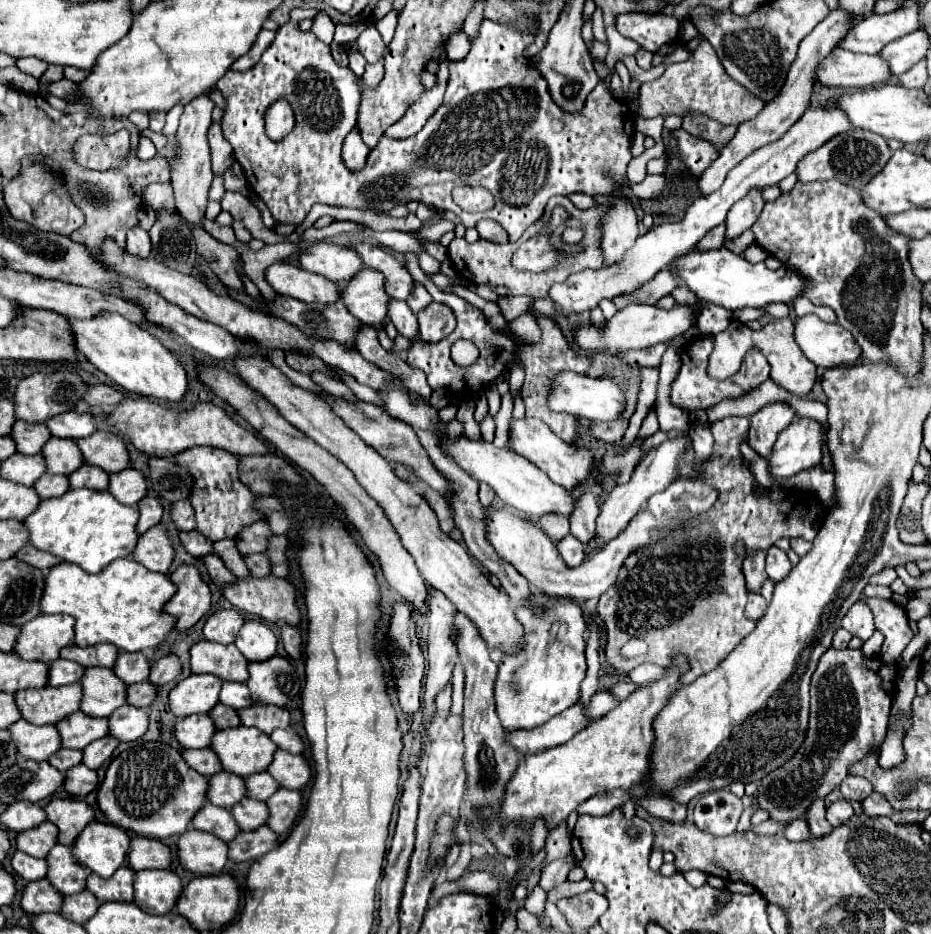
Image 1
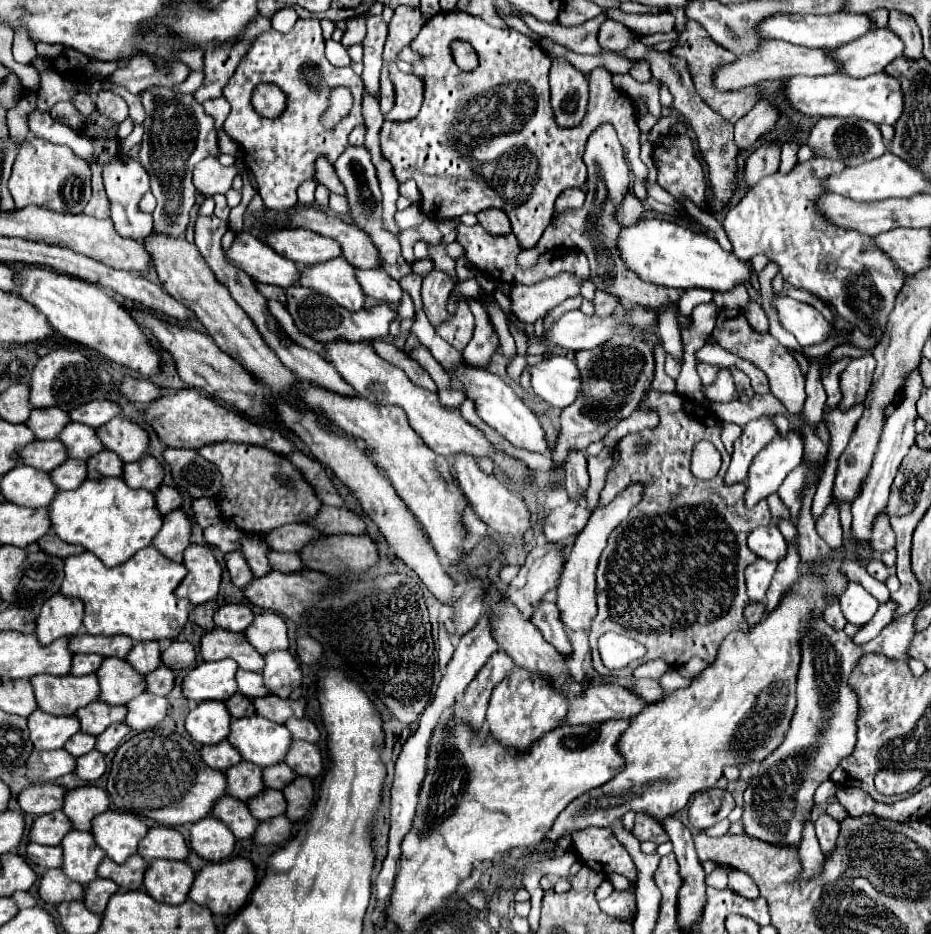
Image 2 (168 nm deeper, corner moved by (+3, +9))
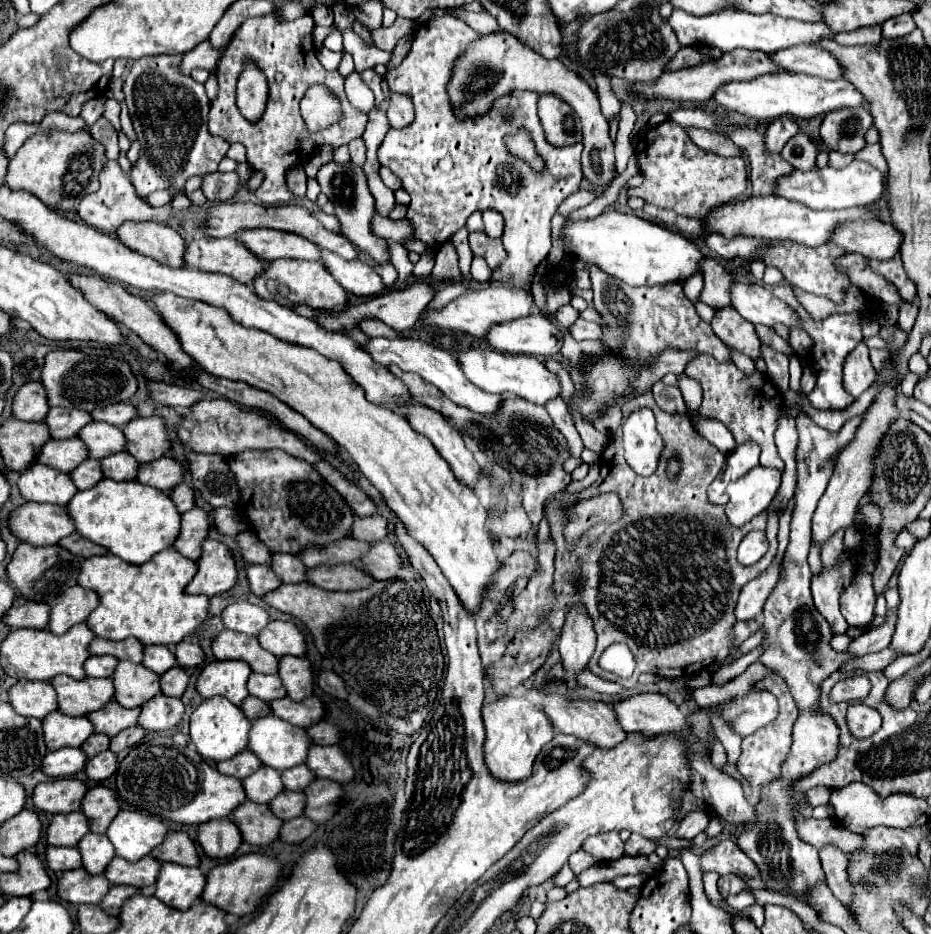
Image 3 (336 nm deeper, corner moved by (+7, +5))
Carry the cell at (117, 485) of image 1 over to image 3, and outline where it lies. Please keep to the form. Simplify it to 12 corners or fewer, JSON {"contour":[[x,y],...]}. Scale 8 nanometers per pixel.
{"contour":[[161,456],[137,470],[137,482],[161,492],[175,488],[183,466]]}

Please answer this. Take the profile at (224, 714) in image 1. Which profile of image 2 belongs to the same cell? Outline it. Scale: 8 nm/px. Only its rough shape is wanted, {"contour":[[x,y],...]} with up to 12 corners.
{"contour":[[235,694],[225,704],[233,718],[255,714],[253,702]]}

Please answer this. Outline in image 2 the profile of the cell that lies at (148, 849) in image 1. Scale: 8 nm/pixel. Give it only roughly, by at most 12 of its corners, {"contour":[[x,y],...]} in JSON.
{"contour":[[157,826],[139,844],[145,860],[187,860],[175,828]]}

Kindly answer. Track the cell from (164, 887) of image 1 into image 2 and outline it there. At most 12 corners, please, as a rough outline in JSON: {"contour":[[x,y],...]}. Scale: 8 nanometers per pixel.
{"contour":[[153,860],[145,890],[157,902],[181,904],[195,872],[187,862]]}

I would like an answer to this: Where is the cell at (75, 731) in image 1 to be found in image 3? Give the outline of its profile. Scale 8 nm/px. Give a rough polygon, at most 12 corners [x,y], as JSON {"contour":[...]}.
{"contour":[[111,700],[91,712],[95,732],[115,736],[135,726],[139,708]]}

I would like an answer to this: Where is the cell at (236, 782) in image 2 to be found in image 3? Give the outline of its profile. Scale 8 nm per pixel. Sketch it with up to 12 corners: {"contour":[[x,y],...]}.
{"contour":[[261,766],[243,778],[247,800],[259,804],[283,790],[281,774]]}

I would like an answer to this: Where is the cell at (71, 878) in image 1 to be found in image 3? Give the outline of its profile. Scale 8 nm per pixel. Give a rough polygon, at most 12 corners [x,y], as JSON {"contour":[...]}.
{"contour":[[89,832],[77,844],[83,870],[103,874],[115,856],[107,836]]}

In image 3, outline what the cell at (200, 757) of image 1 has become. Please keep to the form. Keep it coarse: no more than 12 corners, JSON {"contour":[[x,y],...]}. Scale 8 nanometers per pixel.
{"contour":[[249,750],[229,760],[221,760],[215,768],[227,776],[245,778],[261,766]]}

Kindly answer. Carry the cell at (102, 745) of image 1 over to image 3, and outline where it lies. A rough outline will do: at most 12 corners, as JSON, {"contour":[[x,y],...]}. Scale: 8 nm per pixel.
{"contour":[[141,726],[121,730],[111,738],[109,750],[121,752],[145,736]]}

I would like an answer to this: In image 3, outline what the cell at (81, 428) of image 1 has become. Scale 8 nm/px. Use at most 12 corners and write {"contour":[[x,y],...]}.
{"contour":[[131,402],[93,410],[93,420],[123,428],[137,416]]}

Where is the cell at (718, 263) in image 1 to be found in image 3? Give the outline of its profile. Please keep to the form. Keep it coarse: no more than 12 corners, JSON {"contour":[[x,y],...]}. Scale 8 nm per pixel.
{"contour":[[607,208],[567,222],[569,254],[629,286],[703,272],[693,240]]}

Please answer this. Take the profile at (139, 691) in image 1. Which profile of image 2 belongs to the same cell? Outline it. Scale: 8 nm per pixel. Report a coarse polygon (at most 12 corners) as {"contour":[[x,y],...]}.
{"contour":[[163,664],[147,674],[147,692],[167,696],[175,686],[173,670]]}

